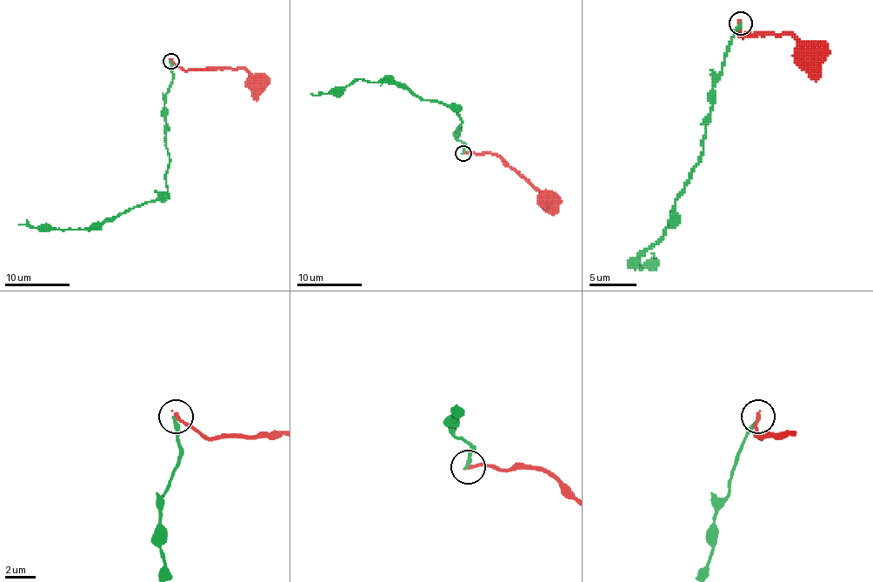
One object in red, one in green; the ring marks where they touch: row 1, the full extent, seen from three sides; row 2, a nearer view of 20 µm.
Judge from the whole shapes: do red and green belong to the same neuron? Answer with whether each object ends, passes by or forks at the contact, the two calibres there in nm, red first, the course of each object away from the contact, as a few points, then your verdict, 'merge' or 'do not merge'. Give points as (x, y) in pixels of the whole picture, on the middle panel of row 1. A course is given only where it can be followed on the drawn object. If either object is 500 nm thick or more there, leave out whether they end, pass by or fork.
red ends there; green ends there; 240 nm thick on the red side, 260 nm on the other; red runs (463, 153), (496, 153), (541, 194), (541, 202), (543, 204), (549, 198); green runs (463, 153), (464, 145), (456, 139), (460, 108), (421, 100), (395, 83), (354, 79), (327, 93), (310, 93); do not merge

